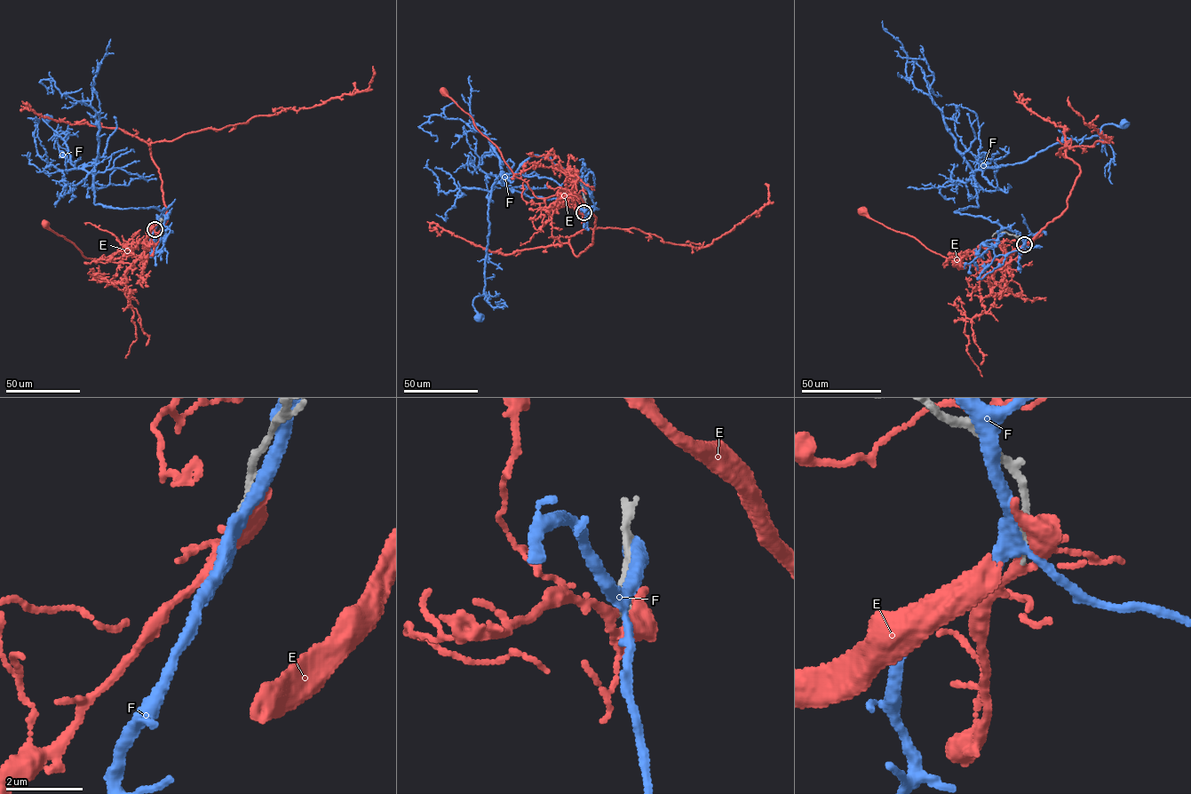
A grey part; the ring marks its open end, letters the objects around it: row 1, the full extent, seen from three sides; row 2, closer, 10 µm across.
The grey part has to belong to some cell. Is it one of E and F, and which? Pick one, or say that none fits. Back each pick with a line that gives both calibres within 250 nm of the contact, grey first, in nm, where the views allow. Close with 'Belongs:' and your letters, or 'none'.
E: calibres 180 and 400 nm
Belongs: E

